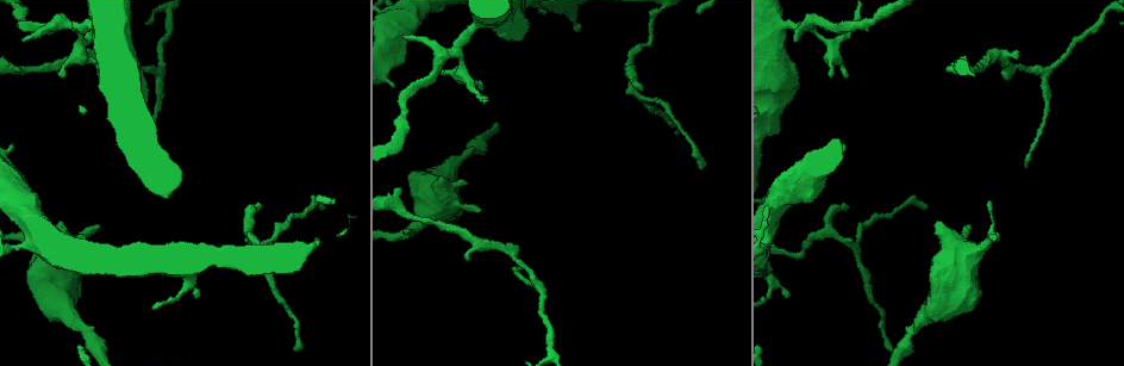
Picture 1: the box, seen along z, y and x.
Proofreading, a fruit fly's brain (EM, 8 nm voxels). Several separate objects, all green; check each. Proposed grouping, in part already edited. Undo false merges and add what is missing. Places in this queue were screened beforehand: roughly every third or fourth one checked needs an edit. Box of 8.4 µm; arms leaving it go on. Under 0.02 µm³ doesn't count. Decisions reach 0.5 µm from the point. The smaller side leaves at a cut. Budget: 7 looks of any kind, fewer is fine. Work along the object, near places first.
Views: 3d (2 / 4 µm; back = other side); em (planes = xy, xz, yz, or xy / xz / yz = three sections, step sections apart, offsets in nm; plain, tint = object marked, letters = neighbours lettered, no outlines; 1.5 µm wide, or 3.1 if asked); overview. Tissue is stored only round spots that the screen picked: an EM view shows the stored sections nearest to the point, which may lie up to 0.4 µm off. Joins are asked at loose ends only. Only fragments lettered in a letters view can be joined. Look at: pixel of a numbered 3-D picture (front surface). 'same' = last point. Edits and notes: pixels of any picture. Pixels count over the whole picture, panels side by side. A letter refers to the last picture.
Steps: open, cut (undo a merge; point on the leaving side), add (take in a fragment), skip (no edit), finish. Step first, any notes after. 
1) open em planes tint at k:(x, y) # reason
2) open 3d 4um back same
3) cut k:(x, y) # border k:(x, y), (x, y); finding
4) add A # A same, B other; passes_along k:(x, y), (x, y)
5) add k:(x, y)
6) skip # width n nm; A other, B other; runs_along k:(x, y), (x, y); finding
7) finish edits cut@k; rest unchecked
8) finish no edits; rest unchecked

open 3d 4um at 1:(989, 200) # an open end

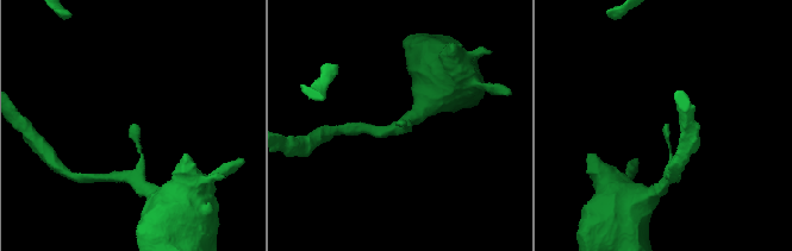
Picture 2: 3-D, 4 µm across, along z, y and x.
open em planes letters at 2:(400, 126) # need the tissue

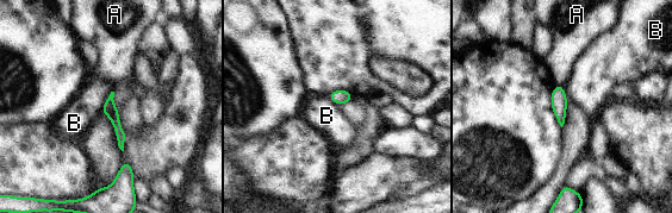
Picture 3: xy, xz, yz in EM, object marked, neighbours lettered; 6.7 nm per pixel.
skip # A other, B other; none of them fits

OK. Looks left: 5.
open 3d 4um back at 1:(1044, 71) # a fork

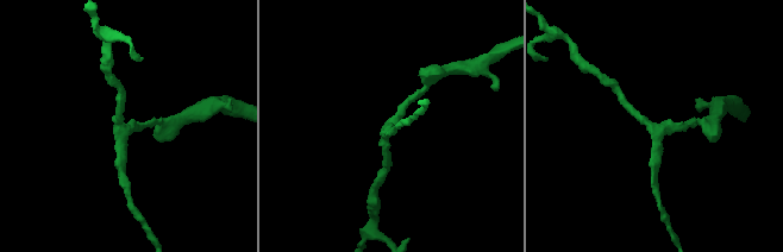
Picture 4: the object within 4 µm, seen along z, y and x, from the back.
open em planes plain at 4:(126, 131)

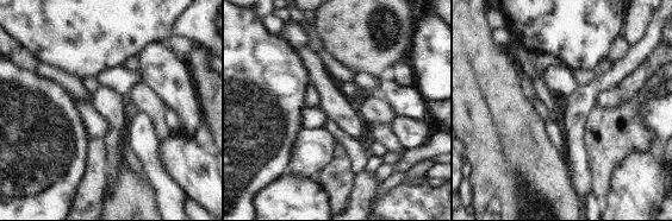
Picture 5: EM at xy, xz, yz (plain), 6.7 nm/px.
open em planes letters same # see the neighbours

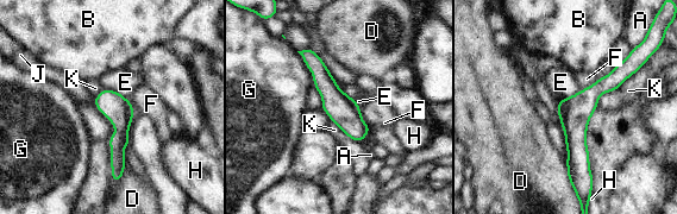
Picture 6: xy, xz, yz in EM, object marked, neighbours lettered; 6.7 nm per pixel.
skip # A other, B other, D other, E other, F other, G other, H other, J other, K other; all the same neuron

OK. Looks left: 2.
open em planes letters at 1:(197, 294) # free end

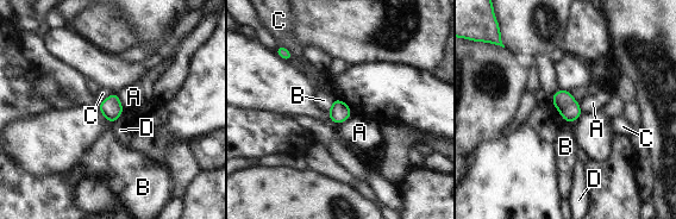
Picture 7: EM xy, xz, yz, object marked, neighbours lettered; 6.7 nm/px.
skip # A other, B other, C other, D other; border 7:(121, 113), (112, 123); none of them fits

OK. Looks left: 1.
finish no edits; rest unchecked

